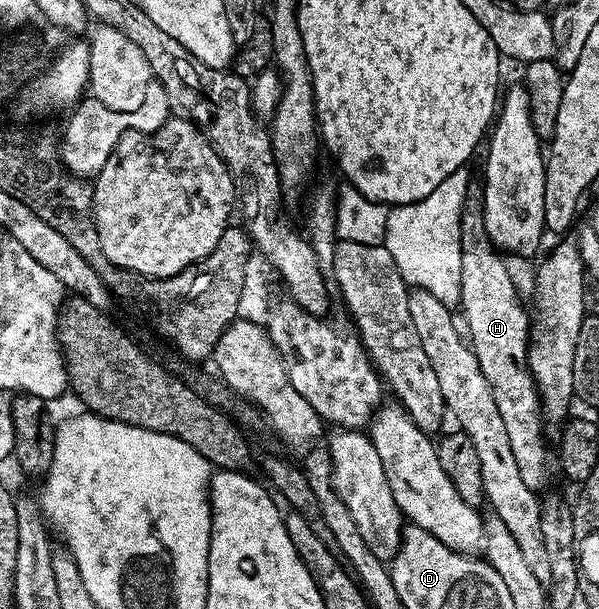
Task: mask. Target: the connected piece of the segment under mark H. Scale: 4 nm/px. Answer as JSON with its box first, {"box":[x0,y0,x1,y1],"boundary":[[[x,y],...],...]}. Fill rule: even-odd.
{"box":[458,181,554,492],"boundary":[[[476,181],[469,182],[462,205],[460,244],[462,285],[458,311],[464,314],[466,339],[474,357],[478,357],[482,377],[486,377],[494,393],[494,405],[506,425],[510,450],[514,453],[518,471],[522,473],[522,481],[526,481],[532,491],[539,492],[540,486],[548,479],[548,466],[551,463],[553,466],[554,455],[548,452],[548,443],[544,440],[546,423],[540,409],[540,393],[536,390],[532,370],[528,367],[530,311],[524,308],[525,300],[516,292],[504,259],[490,241],[490,233],[486,233],[484,189]]]}

